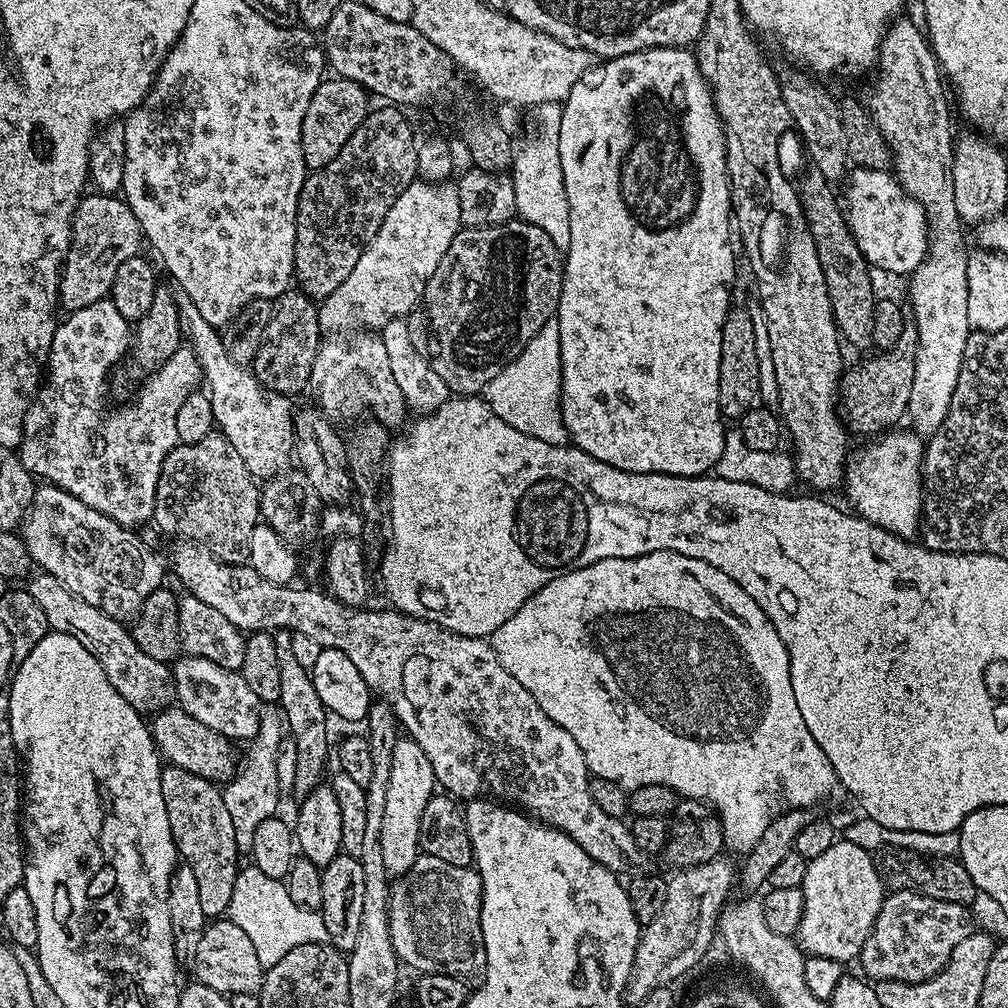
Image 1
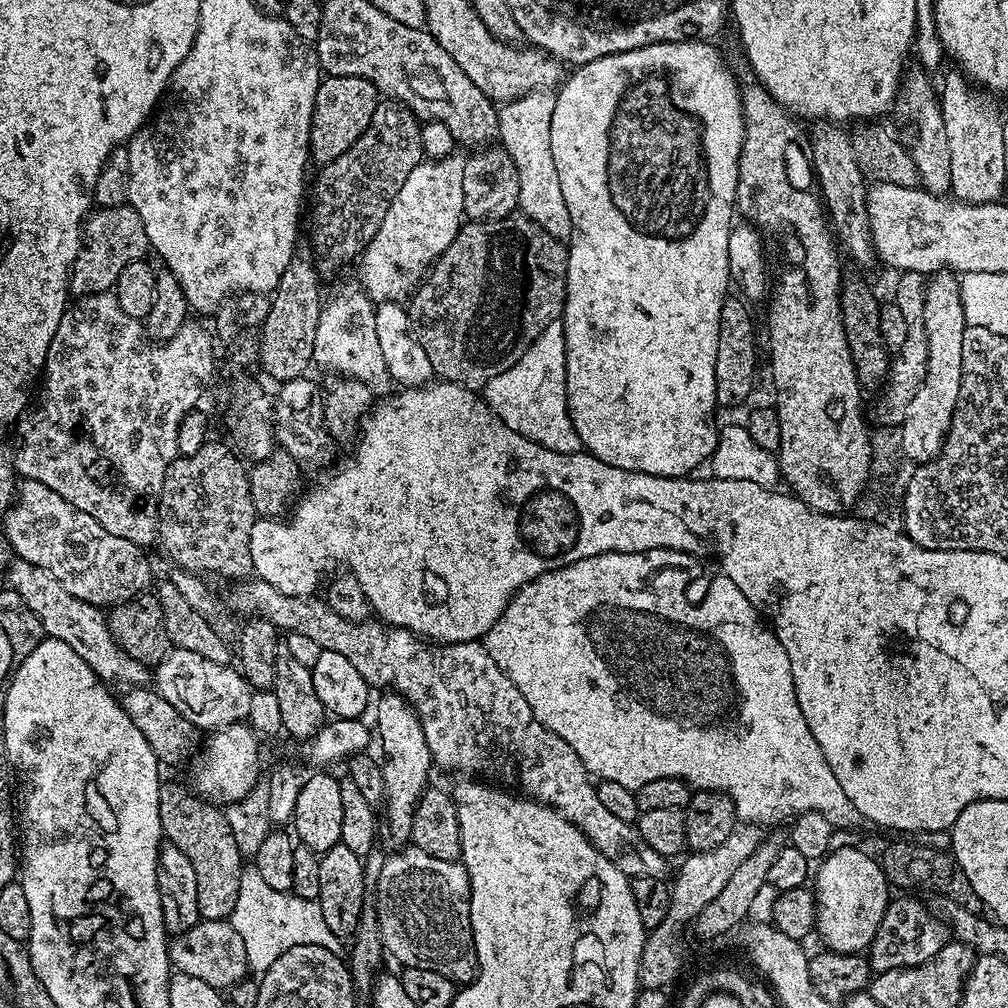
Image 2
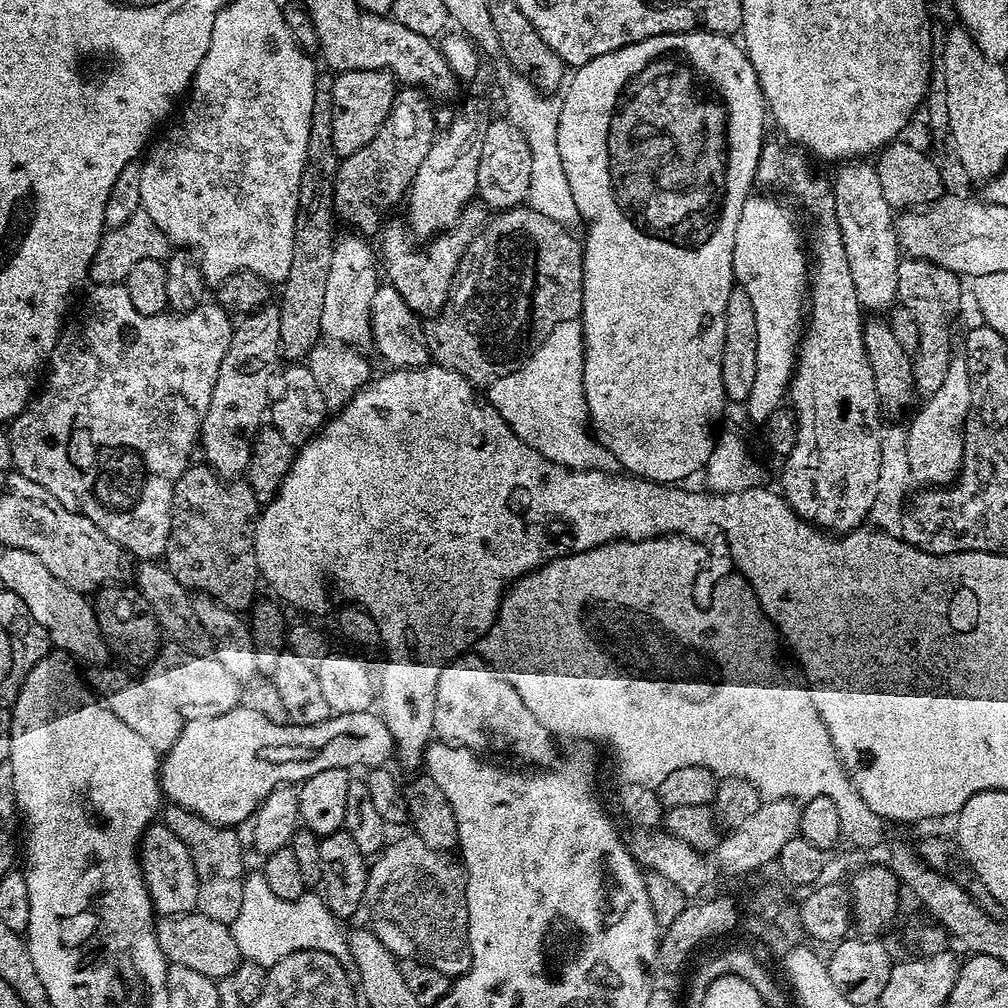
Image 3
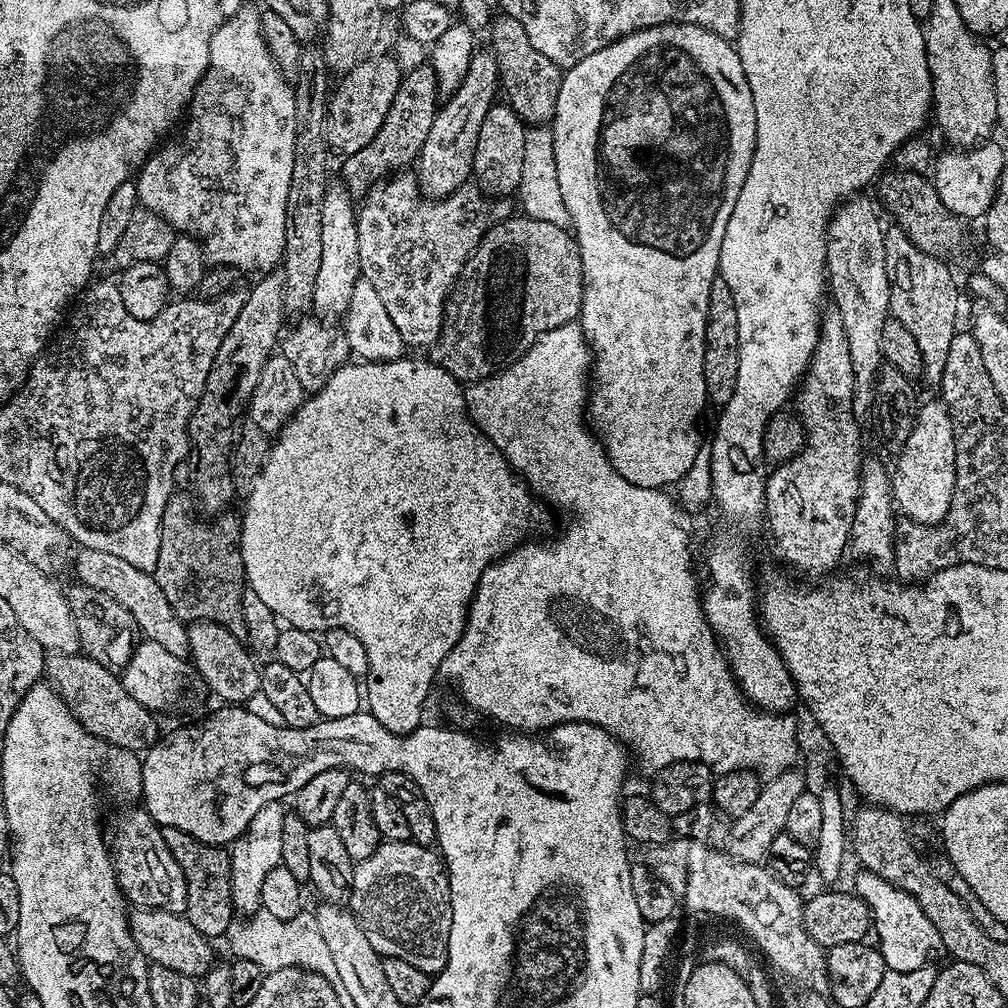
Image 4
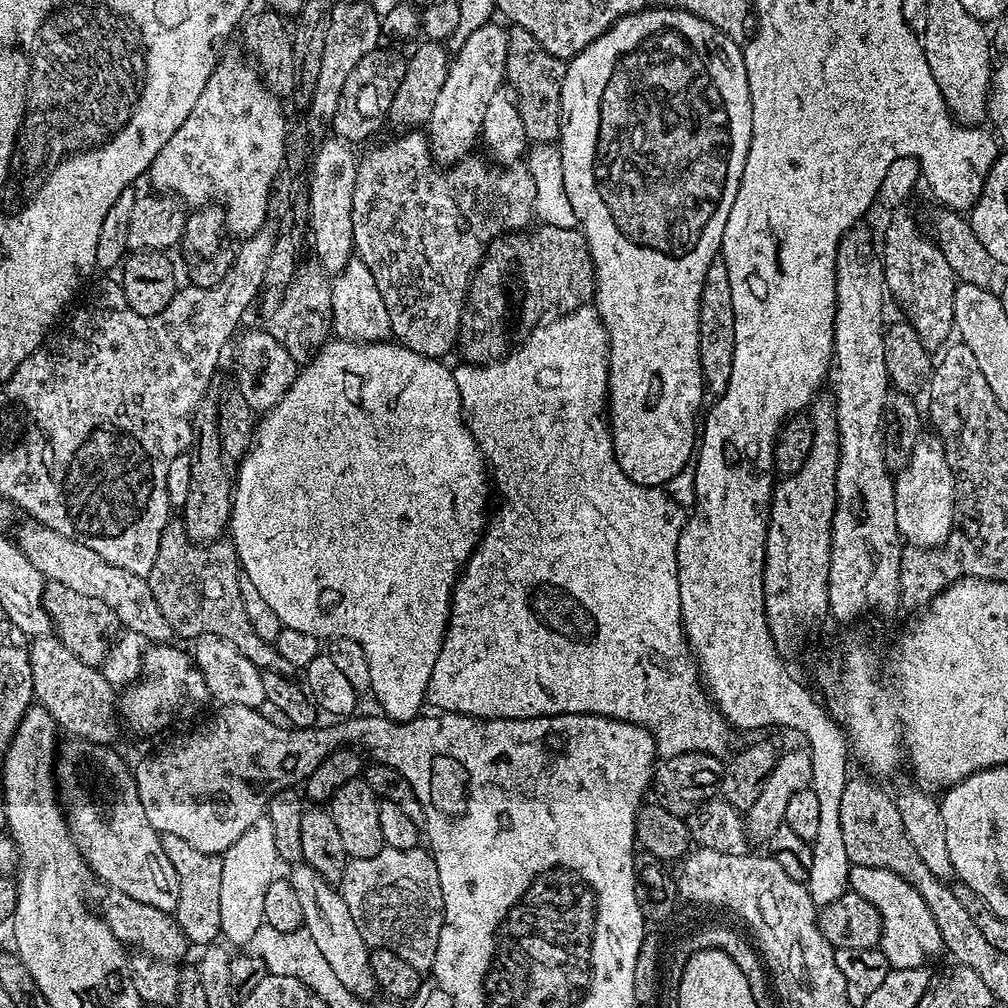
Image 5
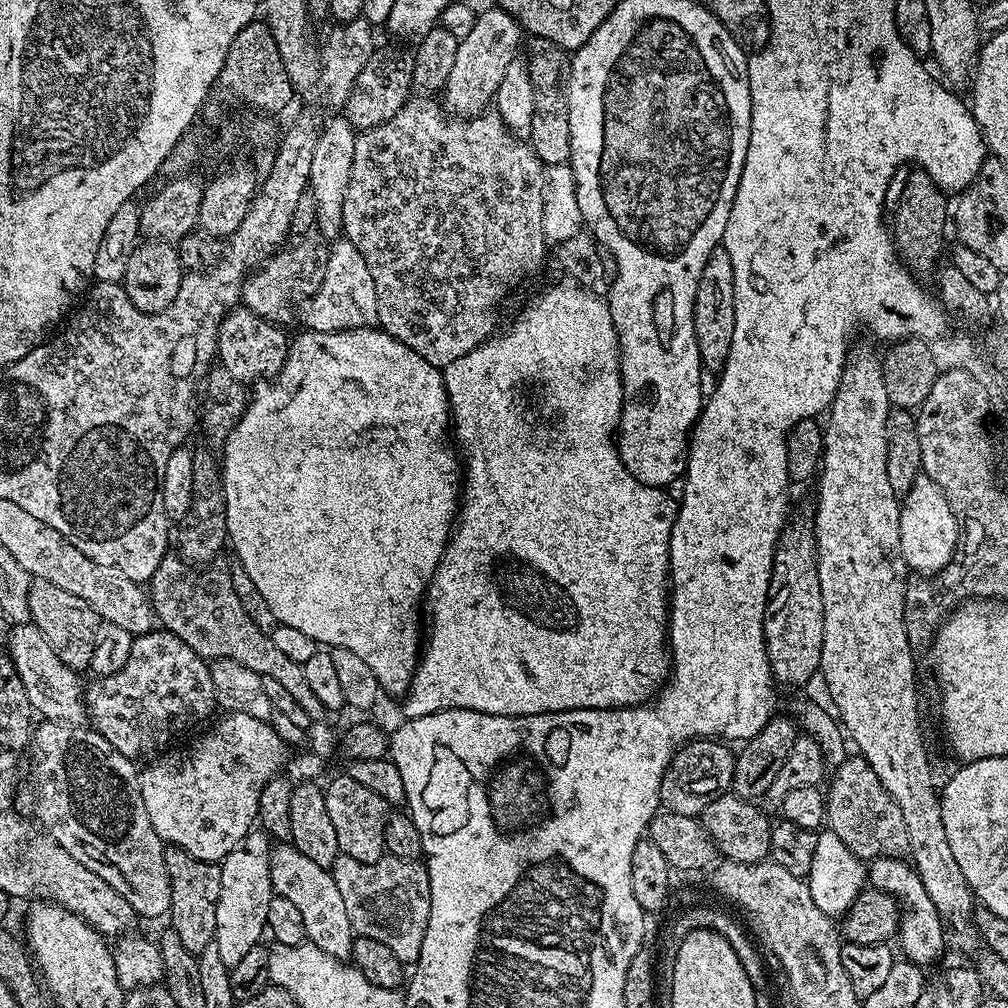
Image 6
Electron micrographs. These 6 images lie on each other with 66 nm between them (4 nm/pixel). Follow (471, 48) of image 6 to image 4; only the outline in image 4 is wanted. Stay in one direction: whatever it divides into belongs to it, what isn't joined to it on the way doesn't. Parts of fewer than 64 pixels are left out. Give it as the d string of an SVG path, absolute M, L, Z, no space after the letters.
M488 50L477 51L457 92L439 105L434 122L430 126L430 134L418 157L418 179L423 195L429 198L449 196L454 190L469 183L478 146L478 130L482 130L482 122L497 99L499 78L496 57Z

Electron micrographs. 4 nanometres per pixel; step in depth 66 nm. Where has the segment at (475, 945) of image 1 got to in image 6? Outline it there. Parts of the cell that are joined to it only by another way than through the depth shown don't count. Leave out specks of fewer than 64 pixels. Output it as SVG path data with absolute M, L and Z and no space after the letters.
M341 854L331 869L338 890L342 890L342 903L346 905L346 915L350 917L350 926L356 936L374 938L382 942L398 954L405 962L415 962L422 950L423 938L430 914L430 878L427 867L420 860L403 860L385 854L381 860L373 864L363 864L354 858Z

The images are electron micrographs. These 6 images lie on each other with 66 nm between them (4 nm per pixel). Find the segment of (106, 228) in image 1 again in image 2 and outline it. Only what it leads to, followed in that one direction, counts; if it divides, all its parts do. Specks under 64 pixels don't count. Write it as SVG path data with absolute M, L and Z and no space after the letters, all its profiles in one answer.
M131 206L97 207L84 221L80 253L70 269L71 295L79 298L109 291L122 274L122 266L145 259L149 252L146 226Z

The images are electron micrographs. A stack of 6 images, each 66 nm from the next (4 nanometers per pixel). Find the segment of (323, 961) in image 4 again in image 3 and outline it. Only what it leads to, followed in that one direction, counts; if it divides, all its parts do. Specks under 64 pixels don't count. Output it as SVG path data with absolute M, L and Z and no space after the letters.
M248 874L244 878L242 910L238 910L238 918L234 918L230 927L241 957L267 970L295 952L331 949L336 924L337 917L328 911L319 895L305 894L297 900L279 900L266 886L263 875Z

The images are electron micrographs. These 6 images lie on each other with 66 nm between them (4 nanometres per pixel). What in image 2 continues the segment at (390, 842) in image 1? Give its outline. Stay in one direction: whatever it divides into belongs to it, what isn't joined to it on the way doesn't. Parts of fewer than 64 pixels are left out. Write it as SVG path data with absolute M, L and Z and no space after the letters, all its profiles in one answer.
M391 694L392 696L384 696L380 701L375 701L374 712L376 708L376 728L374 724L374 732L380 735L380 748L384 751L384 756L382 755L382 767L384 770L384 799L386 801L386 809L388 808L388 832L396 840L407 841L412 835L412 819L414 818L414 810L416 809L416 804L420 801L420 795L423 794L425 788L429 787L430 780L428 780L428 775L434 772L434 761L432 755L430 754L430 746L426 746L426 734L422 734L422 726L420 725L420 720L416 717L416 709L404 699L403 696L399 694Z

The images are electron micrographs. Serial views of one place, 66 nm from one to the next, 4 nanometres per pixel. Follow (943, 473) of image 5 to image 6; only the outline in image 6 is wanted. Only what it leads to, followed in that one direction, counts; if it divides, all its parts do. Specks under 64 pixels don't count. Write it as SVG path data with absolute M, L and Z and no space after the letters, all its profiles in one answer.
M925 474L916 477L914 486L902 497L900 509L900 549L905 565L916 572L943 573L951 562L959 540L959 522L947 502L943 489Z

